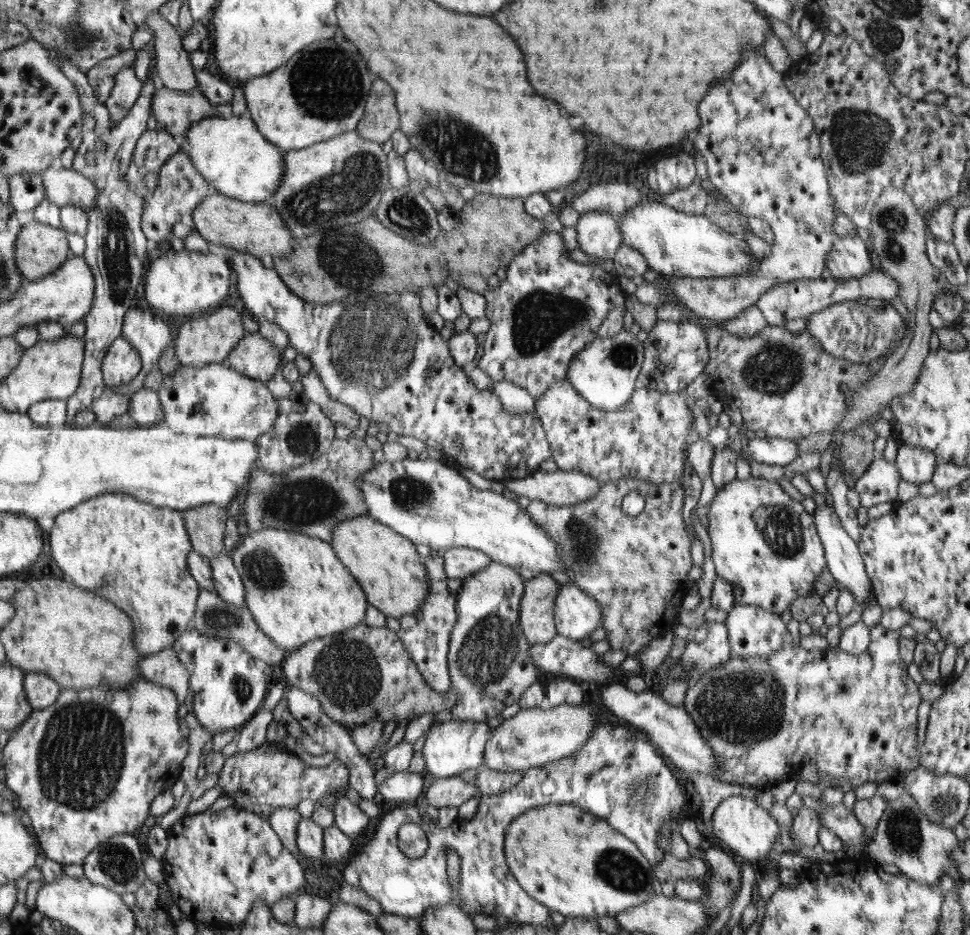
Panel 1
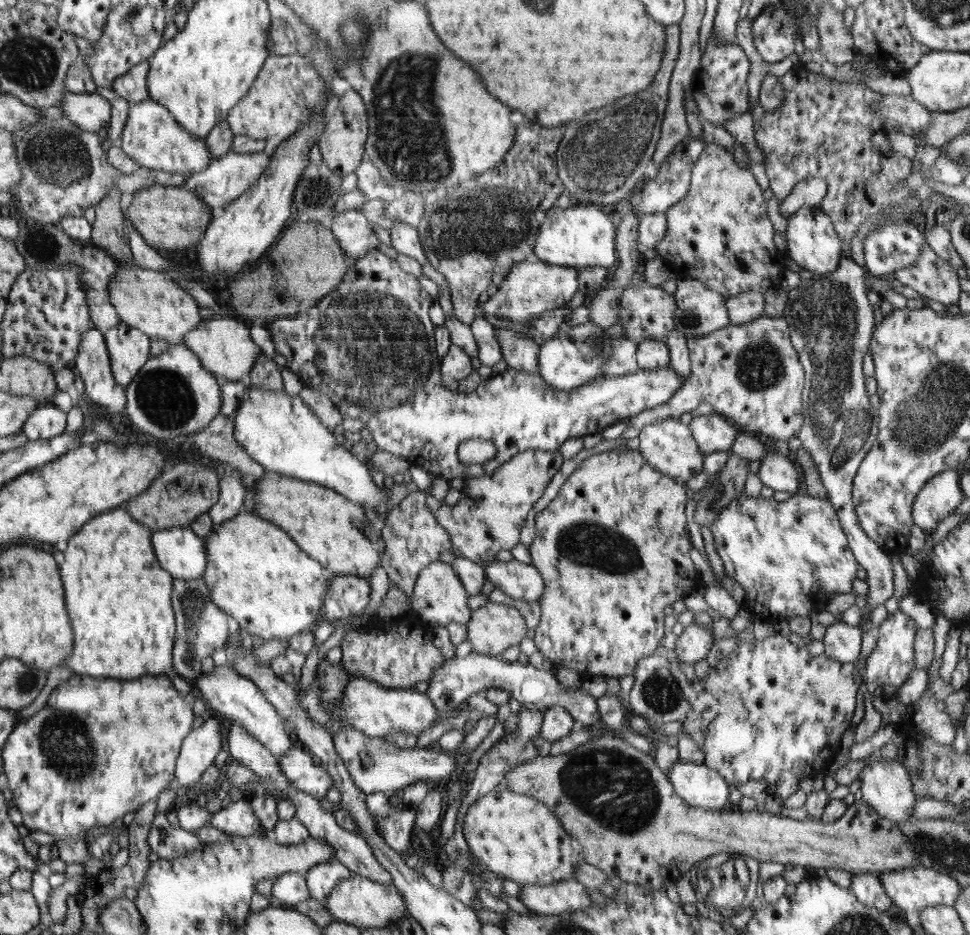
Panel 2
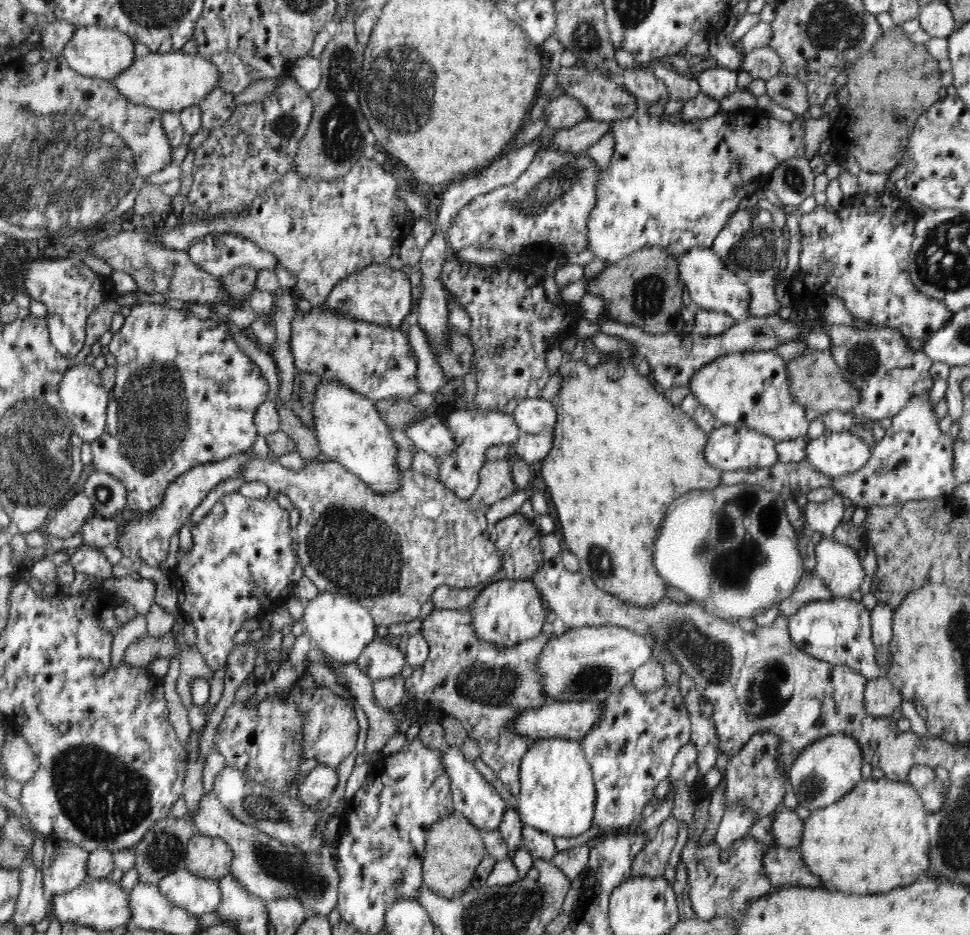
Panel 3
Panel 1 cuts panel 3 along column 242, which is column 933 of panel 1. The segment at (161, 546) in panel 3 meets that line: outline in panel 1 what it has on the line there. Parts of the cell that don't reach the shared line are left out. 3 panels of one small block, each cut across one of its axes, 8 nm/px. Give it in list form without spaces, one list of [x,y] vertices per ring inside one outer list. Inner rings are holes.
[[[899,444],[895,462],[901,480],[920,485],[931,482],[939,461],[933,452],[924,448],[912,448],[908,444]]]

